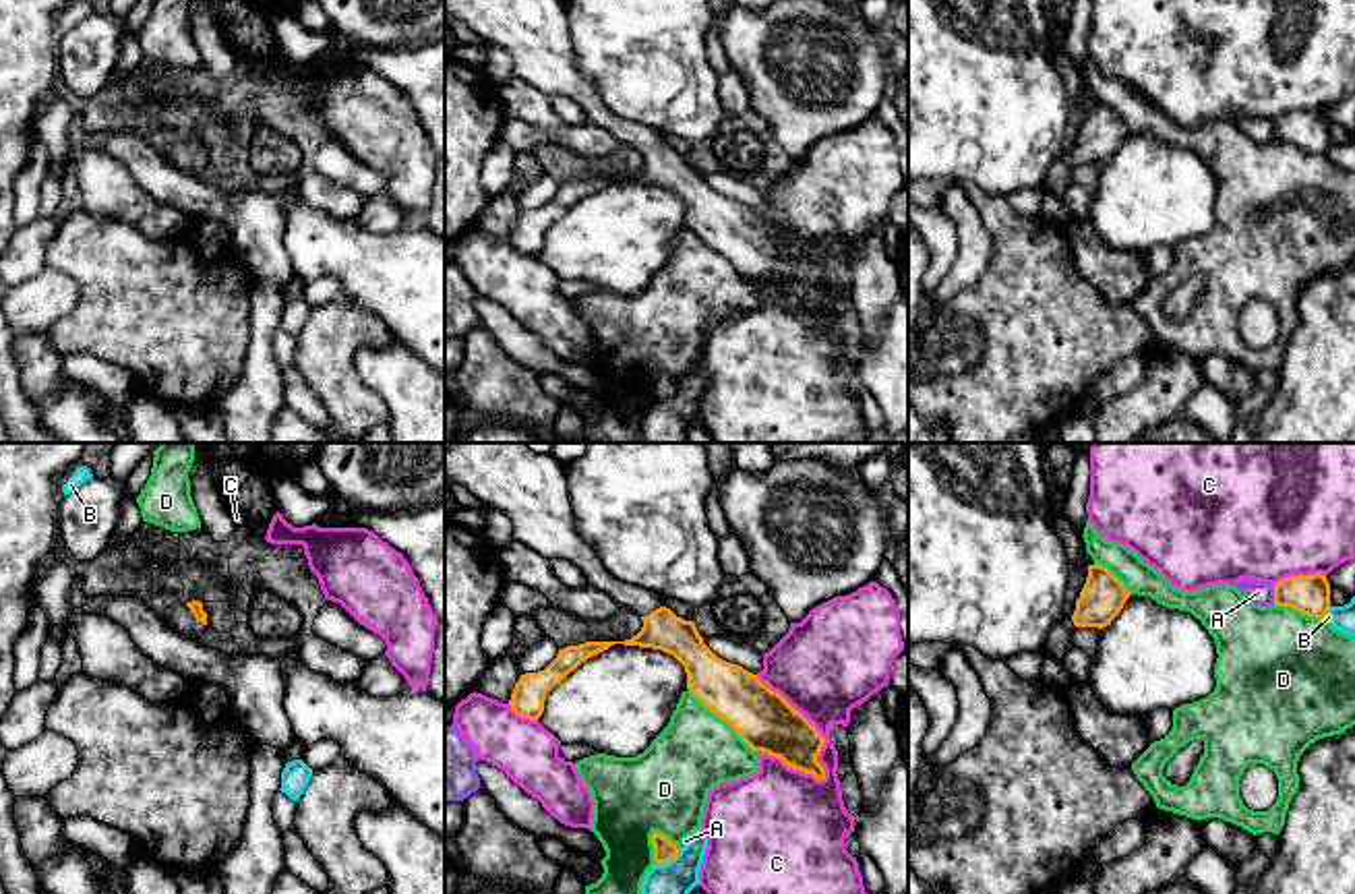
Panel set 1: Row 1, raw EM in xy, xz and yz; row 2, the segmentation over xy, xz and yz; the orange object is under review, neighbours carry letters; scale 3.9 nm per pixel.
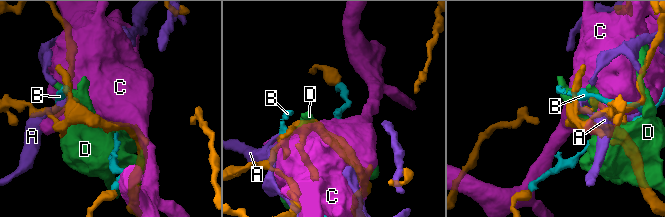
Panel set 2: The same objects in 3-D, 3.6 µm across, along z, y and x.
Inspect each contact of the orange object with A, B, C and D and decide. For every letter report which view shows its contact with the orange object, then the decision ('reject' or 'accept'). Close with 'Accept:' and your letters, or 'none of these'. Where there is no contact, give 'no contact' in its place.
A: yz | reject
B: xz | reject
C: xz | reject
D: xz | reject
Accept: none of these

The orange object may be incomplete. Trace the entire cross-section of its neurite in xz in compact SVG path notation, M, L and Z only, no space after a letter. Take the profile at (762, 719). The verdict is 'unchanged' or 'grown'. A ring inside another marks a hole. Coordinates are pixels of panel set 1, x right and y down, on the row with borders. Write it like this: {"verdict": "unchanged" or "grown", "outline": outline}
{"verdict": "grown", "outline": "M445 443L445 478L451 484L468 488L488 509L503 511L513 524L513 540L540 553L544 559L567 559L577 565L588 584L606 592L621 608L641 617L643 627L625 642L585 642L559 650L556 658L538 673L525 673L515 683L509 706L530 720L544 712L546 693L559 685L571 670L588 658L608 650L614 644L654 648L672 654L687 673L687 689L714 714L726 720L736 735L753 749L780 757L788 768L825 778L817 755L825 743L819 731L796 712L778 691L772 691L757 675L739 664L718 658L699 635L693 621L676 617L664 606L664 598L652 590L631 586L614 577L598 553L577 534L571 501L567 497L567 478L563 466L550 453L536 453L525 443Z"}

